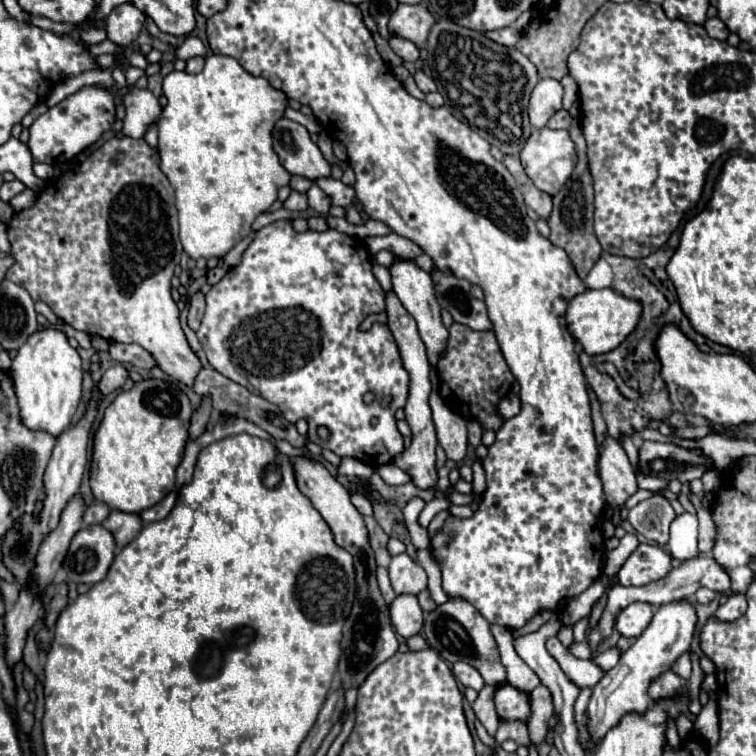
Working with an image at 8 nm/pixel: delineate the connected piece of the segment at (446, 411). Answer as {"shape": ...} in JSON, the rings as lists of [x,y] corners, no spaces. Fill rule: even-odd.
{"shape":[[[433,389],[429,405],[431,405],[431,411],[433,411],[433,423],[435,423],[439,445],[445,449],[449,459],[459,463],[467,453],[465,421],[443,403],[437,389]]]}

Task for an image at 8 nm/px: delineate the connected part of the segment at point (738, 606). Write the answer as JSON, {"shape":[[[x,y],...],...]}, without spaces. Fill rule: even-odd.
{"shape":[[[729,595],[727,603],[719,605],[719,609],[715,611],[715,619],[725,621],[725,623],[735,621],[735,619],[739,619],[745,613],[745,609],[747,609],[745,595]]]}

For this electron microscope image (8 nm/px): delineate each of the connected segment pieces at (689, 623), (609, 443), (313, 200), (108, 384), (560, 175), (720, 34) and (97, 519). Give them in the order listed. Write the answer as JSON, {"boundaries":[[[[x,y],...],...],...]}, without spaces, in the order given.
{"boundaries":[[[[671,601],[667,605],[659,605],[651,625],[637,637],[637,641],[621,653],[619,663],[605,671],[597,685],[591,687],[591,697],[587,705],[587,733],[593,739],[593,747],[601,743],[605,733],[613,729],[627,713],[645,713],[651,705],[647,695],[649,685],[671,669],[671,665],[689,651],[691,639],[695,635],[697,611],[689,601]]],[[[605,435],[603,439],[603,445],[599,449],[599,475],[607,495],[607,503],[614,509],[613,523],[617,526],[627,497],[637,491],[637,477],[625,449],[615,437]]],[[[313,185],[313,187],[307,191],[307,199],[309,199],[309,207],[311,207],[313,211],[317,211],[317,213],[321,213],[321,215],[327,215],[327,211],[329,211],[329,207],[331,207],[331,201],[329,201],[329,197],[327,197],[317,185]]],[[[113,365],[113,367],[109,367],[109,369],[101,375],[101,379],[99,379],[99,383],[95,385],[95,389],[105,397],[105,395],[121,389],[121,385],[123,385],[125,379],[127,379],[127,375],[129,375],[129,373],[127,373],[127,369],[125,369],[123,365]]],[[[547,127],[533,129],[519,159],[521,159],[525,173],[535,183],[535,187],[553,195],[567,183],[567,177],[571,177],[571,169],[575,167],[575,145],[573,145],[567,131],[553,131]]],[[[719,17],[707,19],[707,21],[705,21],[705,29],[707,29],[709,37],[715,37],[715,39],[719,39],[719,41],[725,41],[725,39],[727,39],[727,35],[729,35],[727,25],[725,25]]],[[[93,501],[87,509],[85,509],[85,515],[83,515],[83,521],[87,525],[93,525],[93,523],[103,523],[105,517],[109,515],[109,507],[99,503],[99,501]]]]}

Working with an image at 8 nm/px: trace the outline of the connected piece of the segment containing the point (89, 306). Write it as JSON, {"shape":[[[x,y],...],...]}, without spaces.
{"shape":[[[111,137],[109,141],[99,145],[91,155],[87,155],[87,159],[83,163],[79,163],[75,169],[63,173],[57,179],[47,181],[43,191],[37,195],[37,201],[29,209],[15,213],[15,217],[11,219],[11,223],[7,227],[7,235],[9,235],[9,243],[11,243],[11,257],[15,259],[15,263],[7,271],[9,281],[27,289],[29,295],[35,301],[45,301],[59,319],[63,319],[65,323],[69,323],[77,331],[83,331],[83,333],[89,333],[89,335],[99,335],[107,341],[143,345],[149,353],[155,353],[155,361],[159,361],[159,367],[167,375],[171,375],[173,379],[179,379],[179,381],[183,381],[185,385],[191,387],[191,381],[195,379],[195,373],[199,371],[201,361],[191,351],[191,347],[187,345],[185,333],[179,325],[179,309],[177,309],[177,303],[171,297],[173,269],[179,263],[179,257],[181,257],[181,251],[183,251],[181,241],[179,241],[177,213],[175,213],[175,189],[171,189],[171,183],[167,181],[167,177],[163,177],[163,171],[159,169],[159,153],[155,149],[151,149],[145,143],[145,139]]]}

